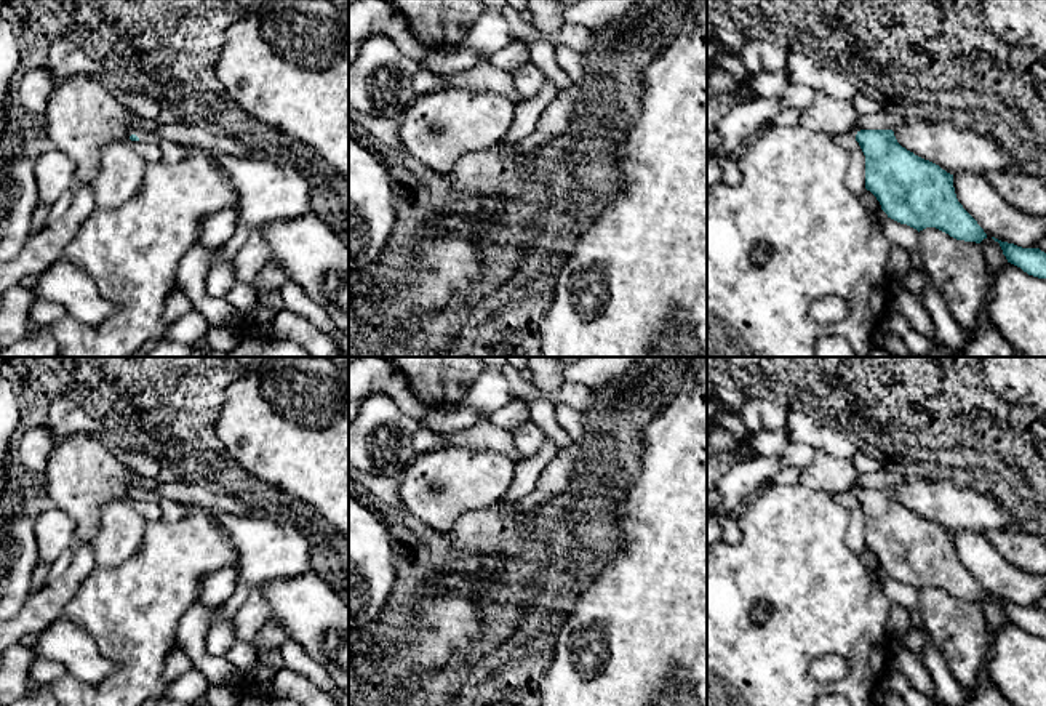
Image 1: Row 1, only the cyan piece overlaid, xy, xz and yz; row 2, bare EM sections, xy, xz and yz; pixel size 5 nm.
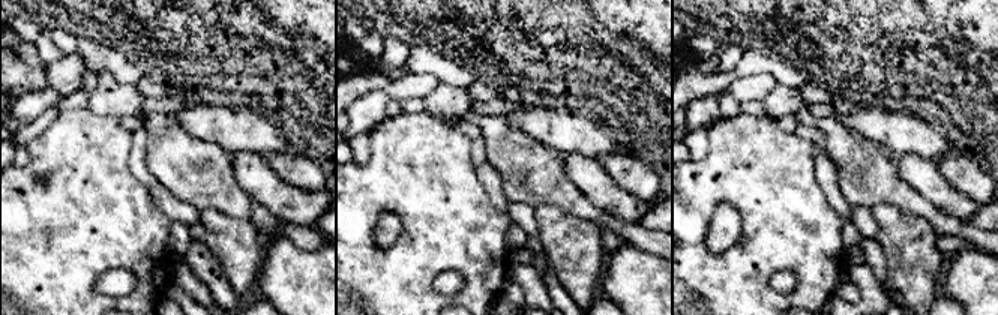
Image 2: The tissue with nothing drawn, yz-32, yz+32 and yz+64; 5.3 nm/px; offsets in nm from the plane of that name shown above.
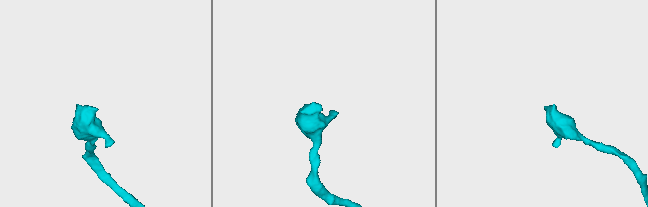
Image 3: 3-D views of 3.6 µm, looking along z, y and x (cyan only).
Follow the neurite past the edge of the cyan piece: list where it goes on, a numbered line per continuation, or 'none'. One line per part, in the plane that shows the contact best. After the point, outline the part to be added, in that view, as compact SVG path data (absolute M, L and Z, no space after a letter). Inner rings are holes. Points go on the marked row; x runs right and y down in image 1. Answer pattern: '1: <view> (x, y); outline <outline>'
1: xy (146, 136); outline M133 126L128 130L126 136L130 138L131 134L136 134L144 144L158 144L162 141L157 133L138 130Z

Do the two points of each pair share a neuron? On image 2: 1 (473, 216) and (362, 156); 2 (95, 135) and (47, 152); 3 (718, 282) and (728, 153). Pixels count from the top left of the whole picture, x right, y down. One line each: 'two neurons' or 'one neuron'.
1: two neurons
2: one neuron
3: one neuron

